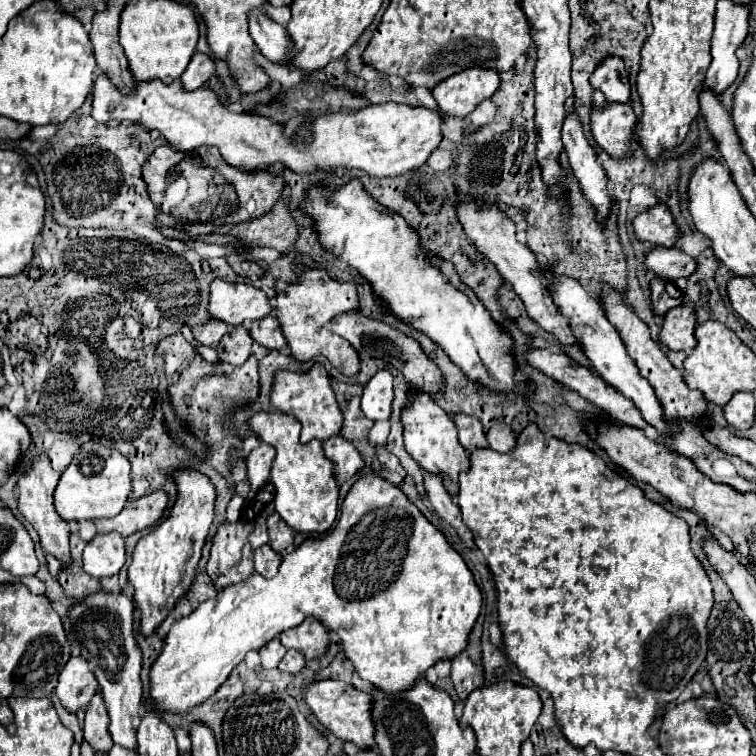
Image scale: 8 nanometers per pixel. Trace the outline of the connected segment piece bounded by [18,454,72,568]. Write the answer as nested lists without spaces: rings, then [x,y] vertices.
[[[40,454],[36,458],[36,462],[32,464],[32,468],[28,472],[24,472],[18,480],[18,510],[20,514],[36,528],[38,536],[40,536],[40,544],[42,544],[42,550],[46,554],[52,554],[62,568],[68,568],[72,564],[72,558],[70,558],[70,544],[68,544],[68,538],[70,538],[70,526],[58,518],[56,510],[54,510],[54,502],[52,502],[52,496],[54,496],[54,490],[56,490],[56,484],[58,484],[58,478],[60,474],[52,470],[50,466],[50,460]]]

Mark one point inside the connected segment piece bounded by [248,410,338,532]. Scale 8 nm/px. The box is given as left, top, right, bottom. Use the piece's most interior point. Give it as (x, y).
(305, 491)

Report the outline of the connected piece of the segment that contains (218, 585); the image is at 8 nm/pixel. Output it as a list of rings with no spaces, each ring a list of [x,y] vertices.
[[[250,522],[220,524],[206,566],[216,590],[244,582],[254,574],[252,546],[248,542],[252,528]]]

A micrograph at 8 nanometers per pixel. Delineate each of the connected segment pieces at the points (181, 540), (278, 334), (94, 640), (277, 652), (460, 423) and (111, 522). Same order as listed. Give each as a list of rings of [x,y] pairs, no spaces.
[[[184,470],[176,472],[174,480],[178,484],[178,500],[170,510],[170,516],[156,526],[154,532],[140,538],[128,568],[128,582],[134,586],[134,606],[140,612],[140,632],[144,636],[150,636],[168,618],[176,602],[190,592],[204,540],[214,518],[216,492],[204,474]]]
[[[264,316],[260,320],[254,320],[250,324],[250,336],[254,342],[268,350],[282,350],[286,346],[286,340],[282,336],[282,330],[278,326],[278,320],[274,316]]]
[[[96,592],[84,602],[78,602],[68,616],[62,620],[68,642],[80,646],[80,656],[84,656],[102,688],[102,698],[110,716],[110,736],[114,744],[138,752],[136,732],[140,726],[142,712],[142,654],[134,640],[134,618],[132,602],[122,592]]]
[[[278,638],[270,640],[266,646],[260,648],[260,656],[262,656],[262,666],[264,668],[276,668],[280,664],[280,660],[284,658],[286,648],[278,642]]]
[[[458,412],[458,414],[452,416],[452,420],[454,420],[456,428],[458,428],[460,444],[462,444],[466,450],[486,448],[486,446],[488,446],[486,436],[484,436],[484,430],[482,430],[482,424],[478,422],[478,418]]]
[[[158,490],[158,492],[146,494],[146,496],[130,502],[118,516],[98,520],[94,524],[96,524],[96,530],[102,534],[120,532],[126,538],[138,530],[154,526],[162,518],[166,506],[168,506],[168,494]]]

